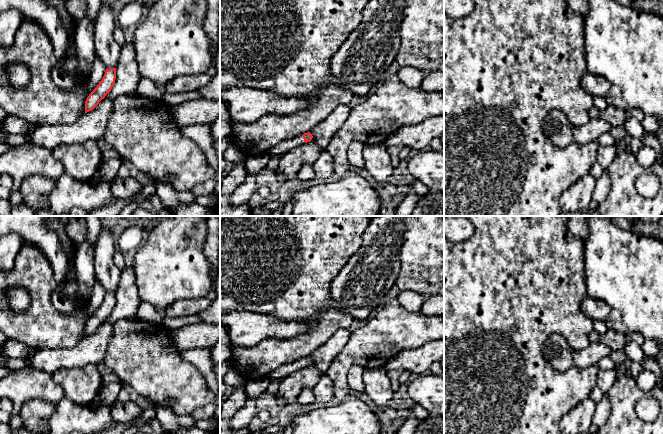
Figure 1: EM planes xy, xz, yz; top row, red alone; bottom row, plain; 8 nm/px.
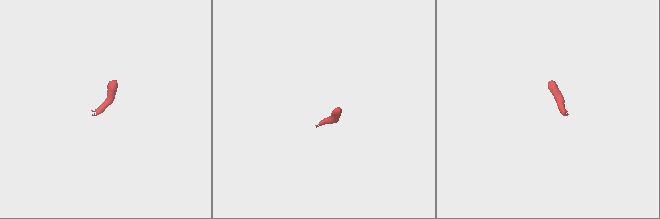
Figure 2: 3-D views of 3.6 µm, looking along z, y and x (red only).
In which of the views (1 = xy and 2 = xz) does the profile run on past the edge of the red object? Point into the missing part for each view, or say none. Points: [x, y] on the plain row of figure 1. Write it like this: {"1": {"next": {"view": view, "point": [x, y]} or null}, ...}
{"1": {"next": null}, "2": {"next": {"view": "xz", "point": [285, 370]}}}

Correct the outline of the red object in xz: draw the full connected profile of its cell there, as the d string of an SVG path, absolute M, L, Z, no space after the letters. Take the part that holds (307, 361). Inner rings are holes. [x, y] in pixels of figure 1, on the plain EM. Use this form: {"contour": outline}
{"contour": "M307 356L299 360L296 360L292 363L284 364L278 367L277 369L273 370L269 374L268 379L271 381L276 381L279 378L283 378L283 377L286 378L287 376L293 374L294 372L304 367L310 366L312 362L313 362L312 358L310 356Z"}

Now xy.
{"contour": "M116 292L106 293L102 304L85 325L85 337L93 334L111 315L116 303Z"}

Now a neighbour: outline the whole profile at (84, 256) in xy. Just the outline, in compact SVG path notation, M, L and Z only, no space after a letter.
M88 242L76 246L75 278L78 284L77 295L88 302L95 283L94 249Z

